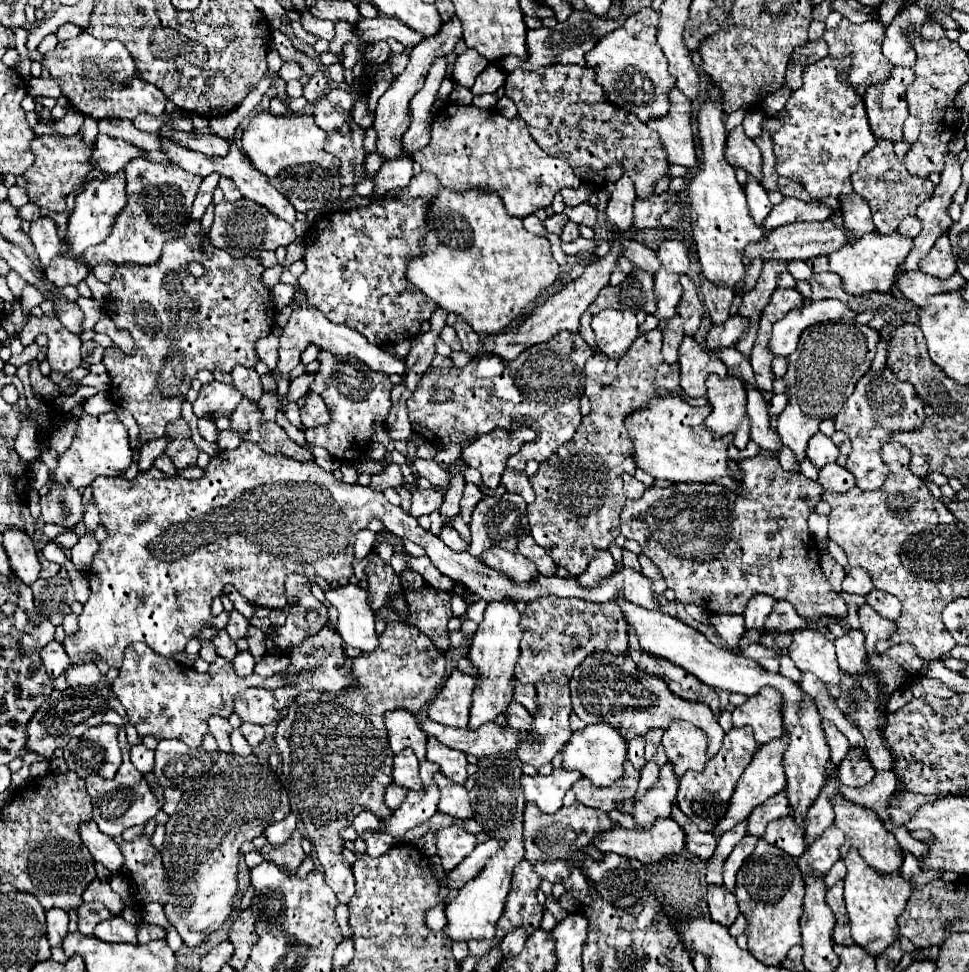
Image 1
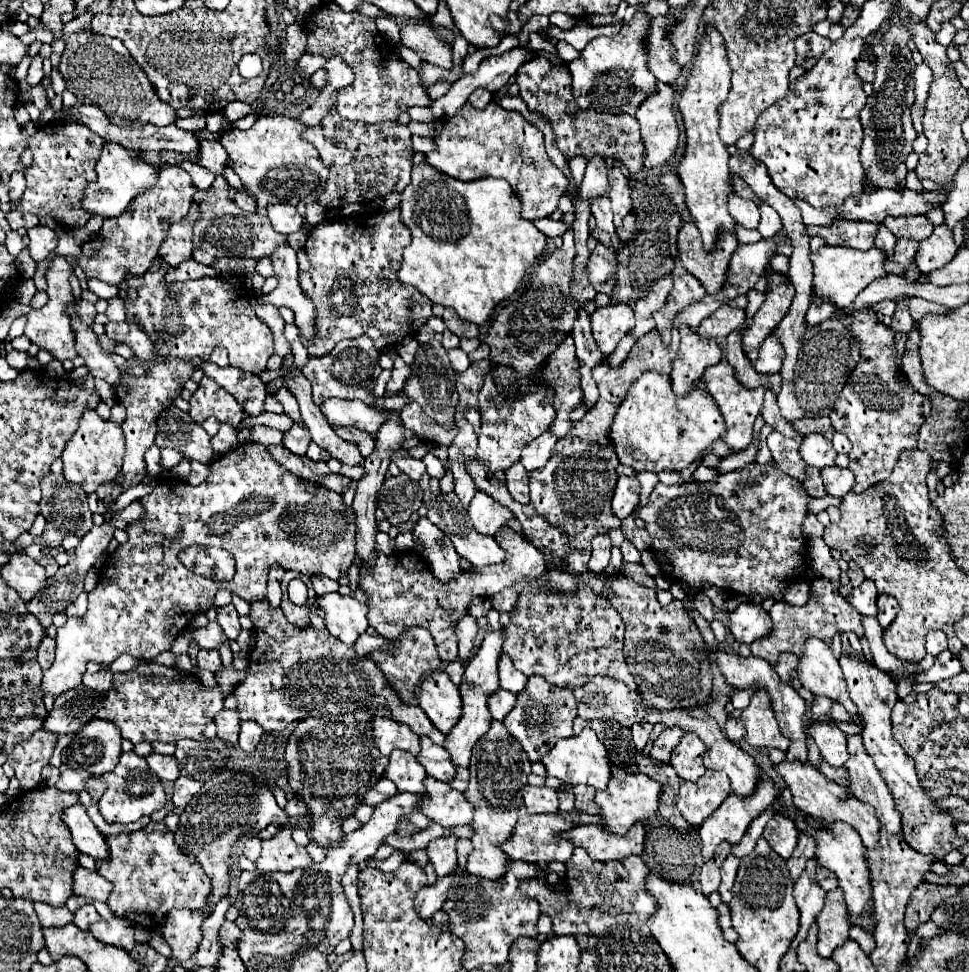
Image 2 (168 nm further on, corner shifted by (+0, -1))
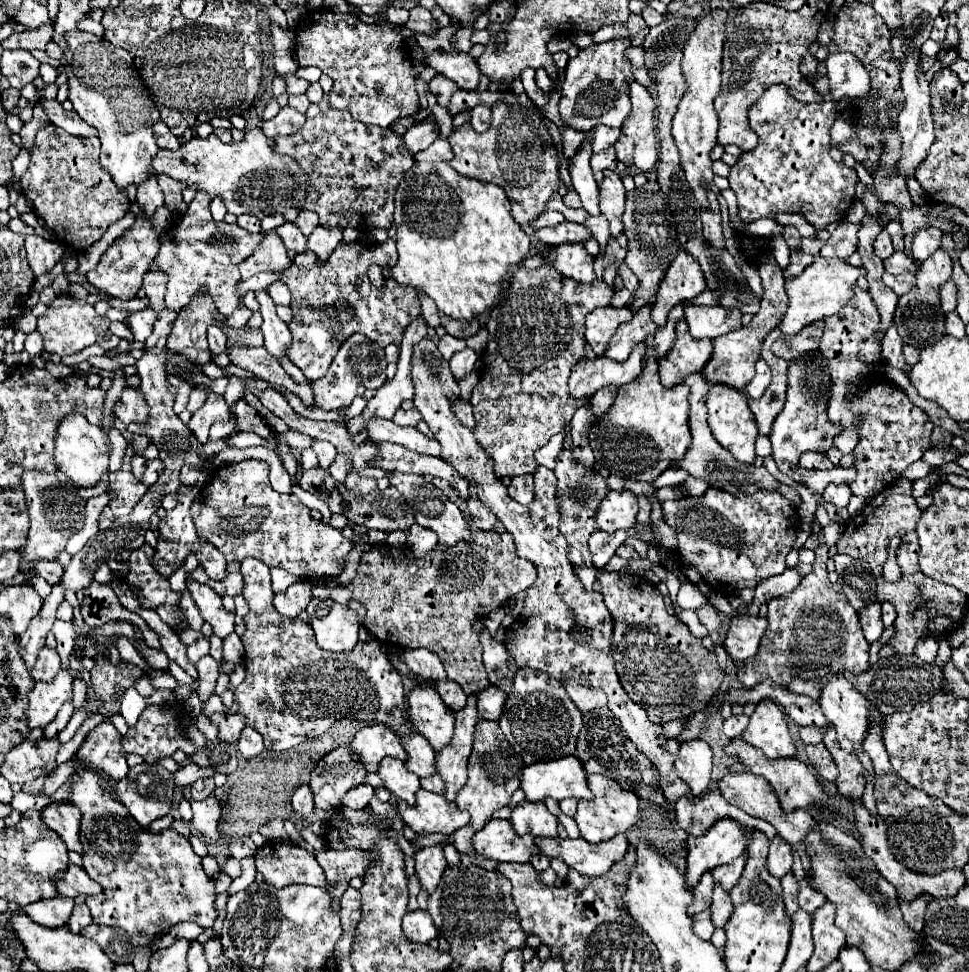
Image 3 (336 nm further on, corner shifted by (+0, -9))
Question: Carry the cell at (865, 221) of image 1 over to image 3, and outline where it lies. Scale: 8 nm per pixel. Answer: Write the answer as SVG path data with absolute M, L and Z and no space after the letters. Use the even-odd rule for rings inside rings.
M894 253L890 259L884 261L884 269L892 275L900 273L918 273L918 265L906 253Z

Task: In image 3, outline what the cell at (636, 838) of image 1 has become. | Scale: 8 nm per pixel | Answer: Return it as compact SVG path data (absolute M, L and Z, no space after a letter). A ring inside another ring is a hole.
M620 833L610 841L588 843L586 839L548 839L534 837L540 853L548 859L562 859L568 867L576 869L584 877L600 877L604 875L612 863L620 861L626 855L628 839Z

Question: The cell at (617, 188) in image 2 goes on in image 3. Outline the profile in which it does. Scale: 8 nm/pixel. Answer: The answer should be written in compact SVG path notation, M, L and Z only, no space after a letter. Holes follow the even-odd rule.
M606 171L604 181L598 189L600 189L600 211L610 223L610 233L618 237L622 233L622 213L624 213L624 195L626 195L620 175L614 171Z

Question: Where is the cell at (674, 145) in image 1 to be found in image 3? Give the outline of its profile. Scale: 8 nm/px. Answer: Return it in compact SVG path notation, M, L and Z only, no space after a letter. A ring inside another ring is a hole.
M636 81L630 83L630 103L632 111L626 117L626 125L622 125L622 135L632 137L634 141L634 165L648 173L658 161L658 141L654 129L654 111L656 103L646 87Z

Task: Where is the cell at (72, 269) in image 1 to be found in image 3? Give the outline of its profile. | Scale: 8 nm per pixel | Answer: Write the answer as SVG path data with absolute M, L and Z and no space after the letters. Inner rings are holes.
M68 293L64 295L58 295L44 317L38 319L38 333L44 337L44 351L50 351L50 353L56 353L60 357L66 357L66 355L72 355L72 353L78 353L82 351L84 347L96 343L98 335L102 335L104 331L108 331L110 327L110 319L108 317L102 317L94 311L94 305L90 305L88 301L82 301L82 299L76 299Z

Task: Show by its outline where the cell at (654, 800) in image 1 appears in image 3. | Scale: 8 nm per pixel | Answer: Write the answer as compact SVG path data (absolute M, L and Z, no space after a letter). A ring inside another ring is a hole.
M588 775L586 781L590 785L590 791L594 793L594 799L578 801L578 811L574 815L574 821L578 825L580 835L590 843L600 843L612 839L618 833L626 833L638 821L638 797L630 791L624 791L614 779L604 775Z

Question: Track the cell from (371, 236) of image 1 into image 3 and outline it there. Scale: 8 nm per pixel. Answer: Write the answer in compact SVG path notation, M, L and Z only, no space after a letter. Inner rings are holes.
M392 239L376 247L340 243L326 263L316 263L312 269L302 269L298 265L290 265L290 269L286 269L282 283L286 283L292 293L292 323L288 325L292 345L286 353L308 381L316 381L326 375L338 347L354 333L366 333L372 341L378 341L380 347L390 343L400 345L410 319L420 315L418 293L410 287L400 287L394 279L388 279L382 289L372 287L370 279L366 279L372 263L392 267L396 259L398 253Z

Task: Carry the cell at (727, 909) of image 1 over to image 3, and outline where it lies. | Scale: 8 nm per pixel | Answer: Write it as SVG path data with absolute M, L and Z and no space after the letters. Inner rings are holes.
M710 909L694 915L694 933L698 933L698 937L702 937L704 941L712 937L714 925L712 925L712 921L710 921Z

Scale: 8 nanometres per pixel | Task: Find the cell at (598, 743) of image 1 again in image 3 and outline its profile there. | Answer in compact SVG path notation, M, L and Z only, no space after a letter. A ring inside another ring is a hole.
M568 755L554 761L540 761L540 763L524 767L522 777L520 777L520 789L526 793L526 801L530 803L544 801L546 797L556 799L556 801L562 801L568 797L574 797L574 799L594 797L586 785L586 771L582 767L582 761L576 755Z

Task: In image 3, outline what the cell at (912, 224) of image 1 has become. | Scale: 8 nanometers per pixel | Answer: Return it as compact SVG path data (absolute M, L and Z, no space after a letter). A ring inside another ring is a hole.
M884 275L884 283L896 293L896 295L904 295L914 287L914 275L904 275L904 277L896 277L896 275Z

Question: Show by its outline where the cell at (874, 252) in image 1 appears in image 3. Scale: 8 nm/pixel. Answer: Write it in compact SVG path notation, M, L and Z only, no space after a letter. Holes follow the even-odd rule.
M814 257L814 263L806 267L800 275L786 279L786 295L788 295L788 311L784 319L780 321L780 331L784 335L796 335L802 327L808 323L814 323L818 319L830 317L838 313L846 301L854 295L852 287L856 285L856 279L860 275L866 275L866 269L862 267L852 267L842 259L824 259L824 257Z

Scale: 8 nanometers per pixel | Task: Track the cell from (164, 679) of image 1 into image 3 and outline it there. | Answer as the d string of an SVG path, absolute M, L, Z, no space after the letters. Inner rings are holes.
M150 705L148 709L142 711L136 727L128 729L128 733L122 737L122 747L126 753L136 753L144 755L142 759L146 763L156 763L158 759L172 757L176 749L182 749L184 753L194 753L194 745L190 739L182 735L182 715L180 707L170 707L170 705Z

